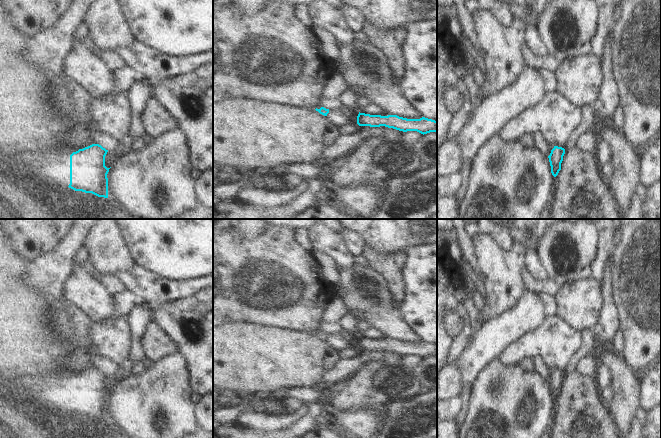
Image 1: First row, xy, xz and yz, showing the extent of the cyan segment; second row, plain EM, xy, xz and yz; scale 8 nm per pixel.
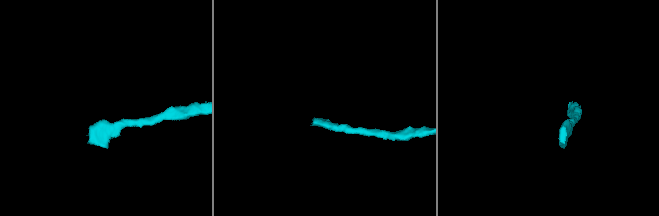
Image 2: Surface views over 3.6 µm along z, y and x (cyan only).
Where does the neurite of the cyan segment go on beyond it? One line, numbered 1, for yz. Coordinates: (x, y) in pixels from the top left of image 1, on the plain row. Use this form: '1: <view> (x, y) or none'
1: none

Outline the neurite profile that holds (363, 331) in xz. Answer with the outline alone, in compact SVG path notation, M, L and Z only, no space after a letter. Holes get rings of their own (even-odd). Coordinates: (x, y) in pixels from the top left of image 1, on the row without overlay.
M360 325L356 329L356 331L360 337L365 337L370 339L381 339L383 336L383 332L376 329L375 327L370 327L370 326Z

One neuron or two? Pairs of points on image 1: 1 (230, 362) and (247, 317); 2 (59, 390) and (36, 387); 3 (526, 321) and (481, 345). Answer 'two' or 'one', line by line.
1: two
2: one
3: one

